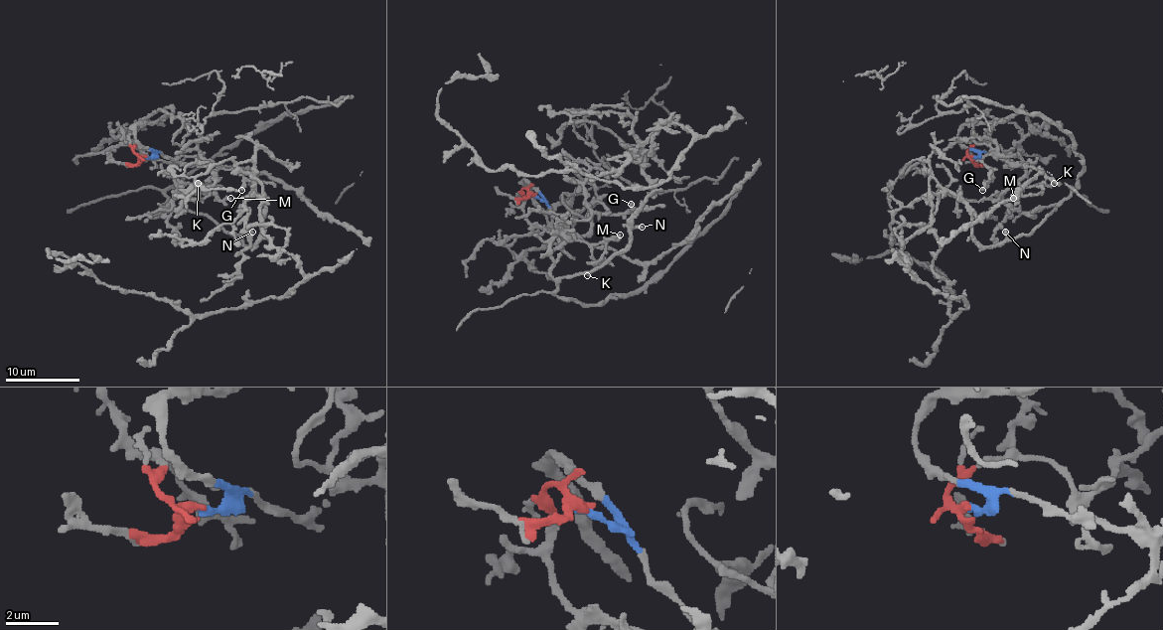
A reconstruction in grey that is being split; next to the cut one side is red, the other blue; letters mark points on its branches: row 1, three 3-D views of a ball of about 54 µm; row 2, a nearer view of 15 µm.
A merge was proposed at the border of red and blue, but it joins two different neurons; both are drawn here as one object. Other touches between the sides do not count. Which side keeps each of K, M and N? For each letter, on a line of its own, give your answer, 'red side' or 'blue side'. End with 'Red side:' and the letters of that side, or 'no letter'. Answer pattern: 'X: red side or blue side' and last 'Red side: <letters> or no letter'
K: red side
M: red side
N: red side
Red side: K, M, N

